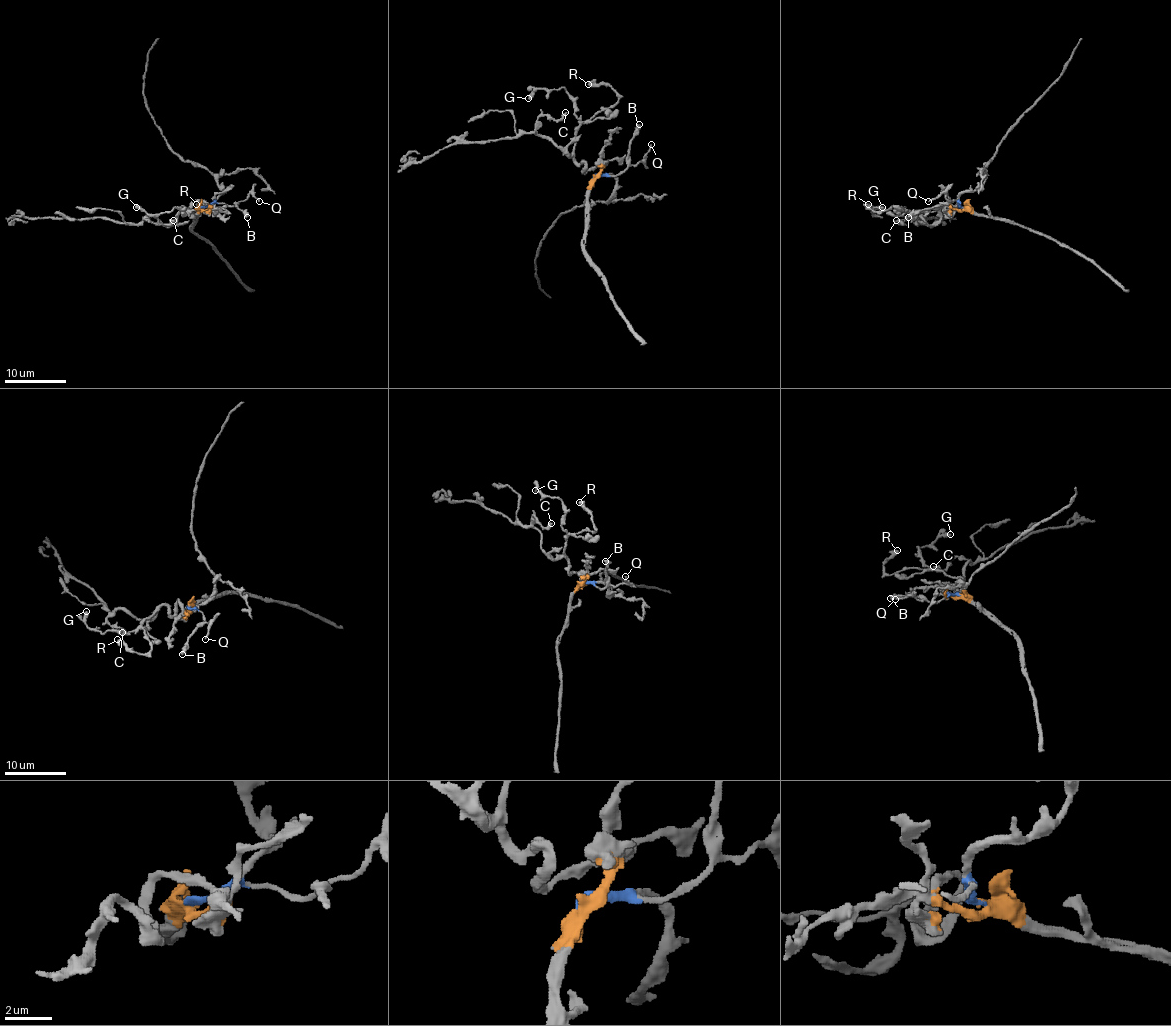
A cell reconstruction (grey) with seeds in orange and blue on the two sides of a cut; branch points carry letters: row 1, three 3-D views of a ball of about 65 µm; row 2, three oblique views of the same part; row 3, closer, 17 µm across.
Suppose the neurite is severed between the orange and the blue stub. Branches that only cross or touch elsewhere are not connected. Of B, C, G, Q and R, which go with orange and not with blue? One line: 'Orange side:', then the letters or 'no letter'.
Orange side: C, G, R

